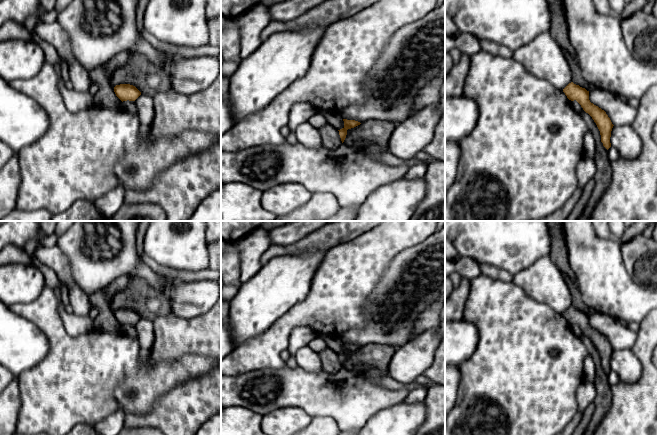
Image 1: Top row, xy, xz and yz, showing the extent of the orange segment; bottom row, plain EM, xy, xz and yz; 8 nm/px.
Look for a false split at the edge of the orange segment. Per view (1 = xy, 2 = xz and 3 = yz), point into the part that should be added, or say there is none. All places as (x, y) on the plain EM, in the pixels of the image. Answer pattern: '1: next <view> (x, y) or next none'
1: next none
2: next none
3: next none

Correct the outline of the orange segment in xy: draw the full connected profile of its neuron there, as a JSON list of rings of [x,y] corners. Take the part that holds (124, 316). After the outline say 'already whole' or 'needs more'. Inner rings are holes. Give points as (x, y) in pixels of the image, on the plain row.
[[[120,308],[114,311],[114,316],[116,320],[123,325],[135,325],[141,316],[133,309],[130,308]]] | already whole

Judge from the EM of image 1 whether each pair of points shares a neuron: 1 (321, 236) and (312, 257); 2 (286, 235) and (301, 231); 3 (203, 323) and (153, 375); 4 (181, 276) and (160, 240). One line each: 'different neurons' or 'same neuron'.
1: different neurons
2: same neuron
3: different neurons
4: different neurons

